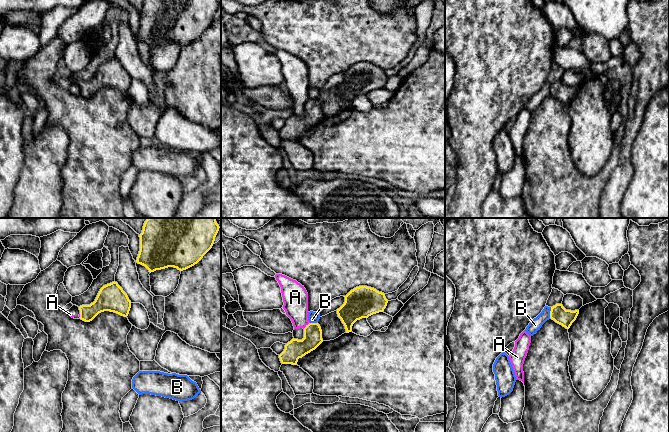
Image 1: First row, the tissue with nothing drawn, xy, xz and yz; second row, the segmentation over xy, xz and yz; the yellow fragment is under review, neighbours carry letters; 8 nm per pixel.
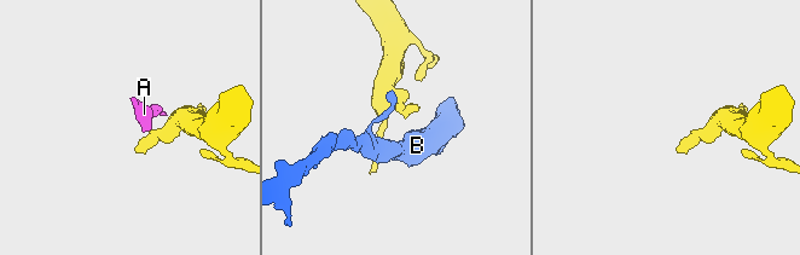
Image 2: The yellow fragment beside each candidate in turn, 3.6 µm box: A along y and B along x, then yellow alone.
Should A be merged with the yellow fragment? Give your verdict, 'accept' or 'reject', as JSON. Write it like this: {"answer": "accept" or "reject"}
{"answer": "reject"}

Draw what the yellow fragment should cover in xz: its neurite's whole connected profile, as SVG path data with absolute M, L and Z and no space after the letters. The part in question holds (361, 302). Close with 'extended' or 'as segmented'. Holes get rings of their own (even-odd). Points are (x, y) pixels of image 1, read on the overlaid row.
M367 286L356 287L344 297L345 302L337 309L337 314L345 326L346 333L352 331L357 320L383 312L388 303L384 293Z; as segmented

